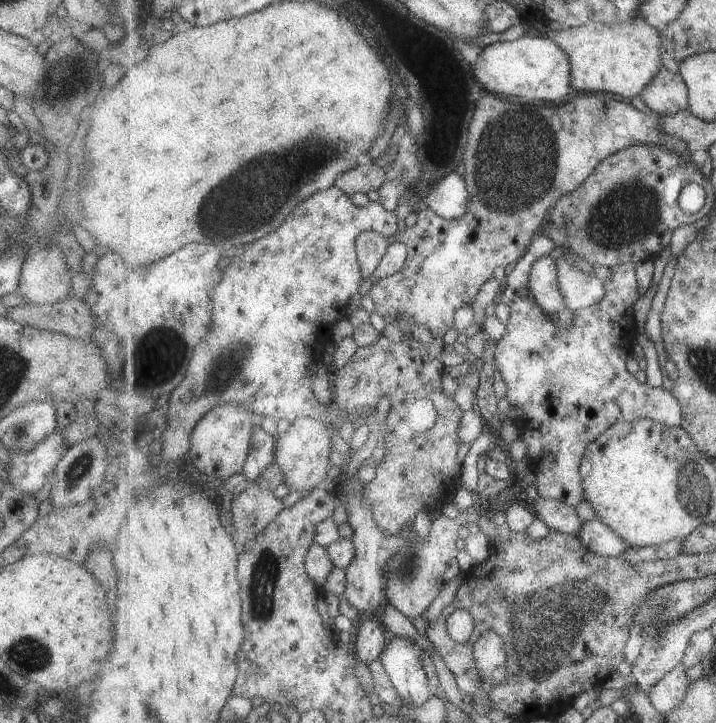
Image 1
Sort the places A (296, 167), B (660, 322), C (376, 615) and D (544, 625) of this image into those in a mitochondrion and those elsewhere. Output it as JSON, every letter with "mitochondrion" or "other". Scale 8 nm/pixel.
{"A":"mitochondrion","B":"other","C":"other","D":"mitochondrion"}

